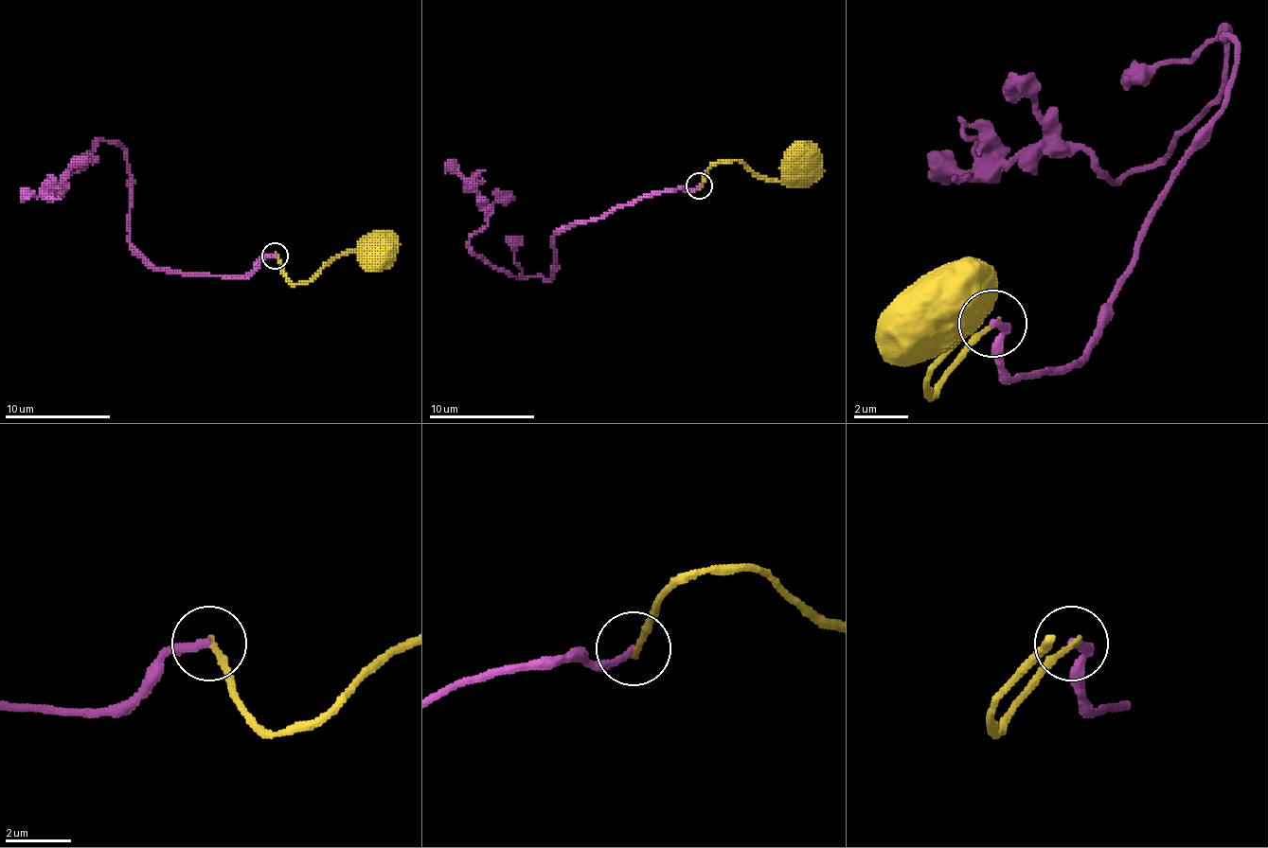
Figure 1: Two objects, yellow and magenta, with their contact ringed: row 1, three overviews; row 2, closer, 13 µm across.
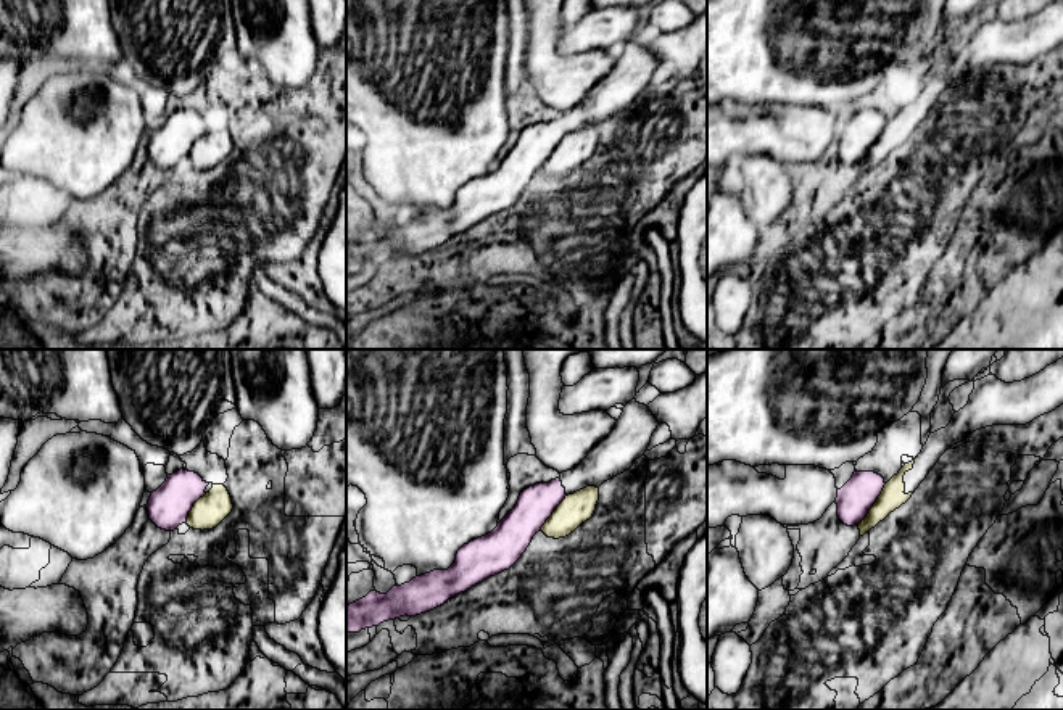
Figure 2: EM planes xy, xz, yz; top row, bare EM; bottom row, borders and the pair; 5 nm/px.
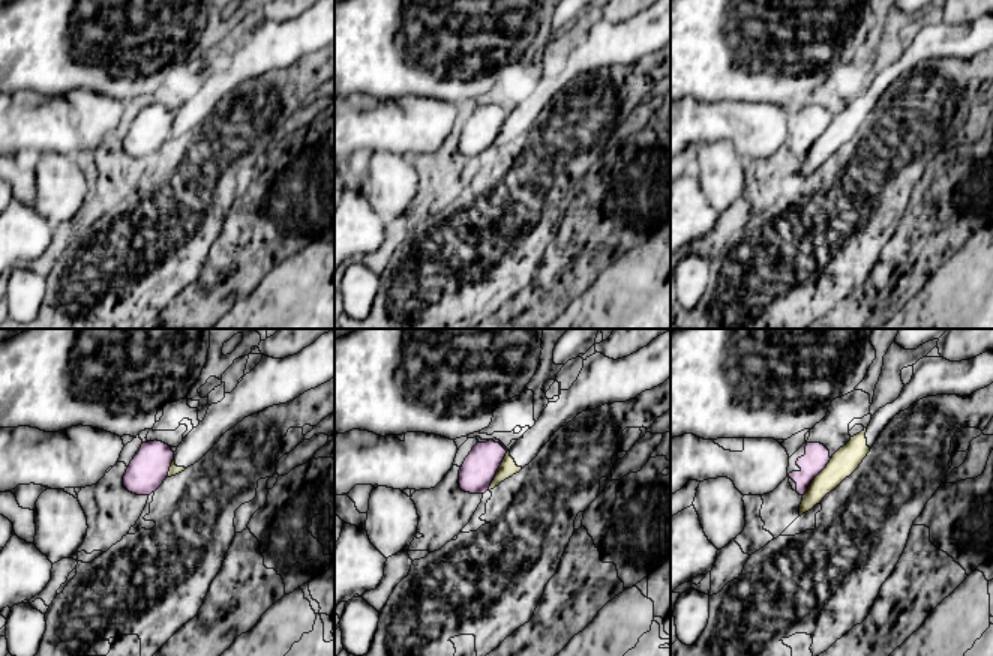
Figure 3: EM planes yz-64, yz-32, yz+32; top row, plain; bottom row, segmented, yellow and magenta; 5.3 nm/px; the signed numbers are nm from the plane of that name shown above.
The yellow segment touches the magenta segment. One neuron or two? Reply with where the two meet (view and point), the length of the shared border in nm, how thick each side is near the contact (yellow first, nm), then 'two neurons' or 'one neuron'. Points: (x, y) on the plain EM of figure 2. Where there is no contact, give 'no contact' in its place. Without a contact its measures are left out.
contact yz (873, 144); length 260 nm; calibres 120 and 180 nm; two neurons

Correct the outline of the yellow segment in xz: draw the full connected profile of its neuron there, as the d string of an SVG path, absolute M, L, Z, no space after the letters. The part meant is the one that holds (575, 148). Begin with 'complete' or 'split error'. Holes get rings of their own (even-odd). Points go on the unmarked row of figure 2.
complete; M586 126L565 138L556 147L552 155L541 166L548 177L565 177L573 172L581 163L589 159L599 140L599 127Z

